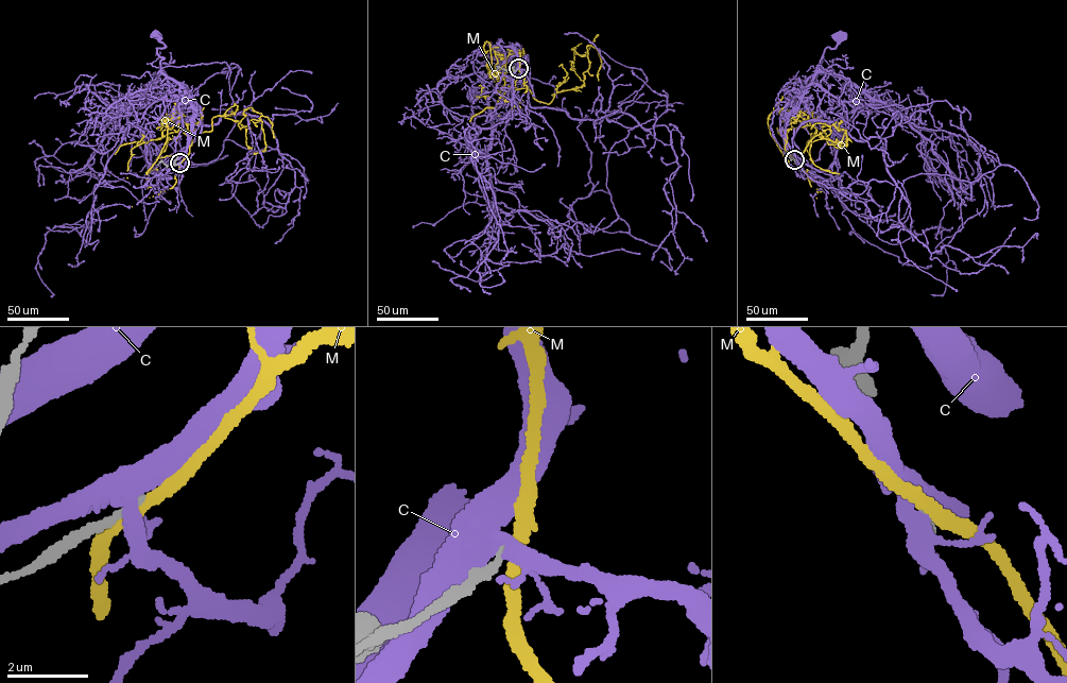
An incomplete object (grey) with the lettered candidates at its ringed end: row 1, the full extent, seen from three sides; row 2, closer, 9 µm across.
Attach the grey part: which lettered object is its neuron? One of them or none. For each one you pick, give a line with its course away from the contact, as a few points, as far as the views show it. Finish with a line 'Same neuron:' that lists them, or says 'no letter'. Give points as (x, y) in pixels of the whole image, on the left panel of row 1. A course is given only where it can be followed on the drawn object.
Same neuron: no letter

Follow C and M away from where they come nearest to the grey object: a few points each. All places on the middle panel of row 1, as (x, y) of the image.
C: (518, 68), (513, 48), (501, 46), (496, 57), (498, 68), (472, 84), (482, 89), (474, 95)
M: (518, 68), (511, 50), (495, 74), (500, 88), (526, 88), (549, 103), (584, 83), (590, 45), (598, 81)

